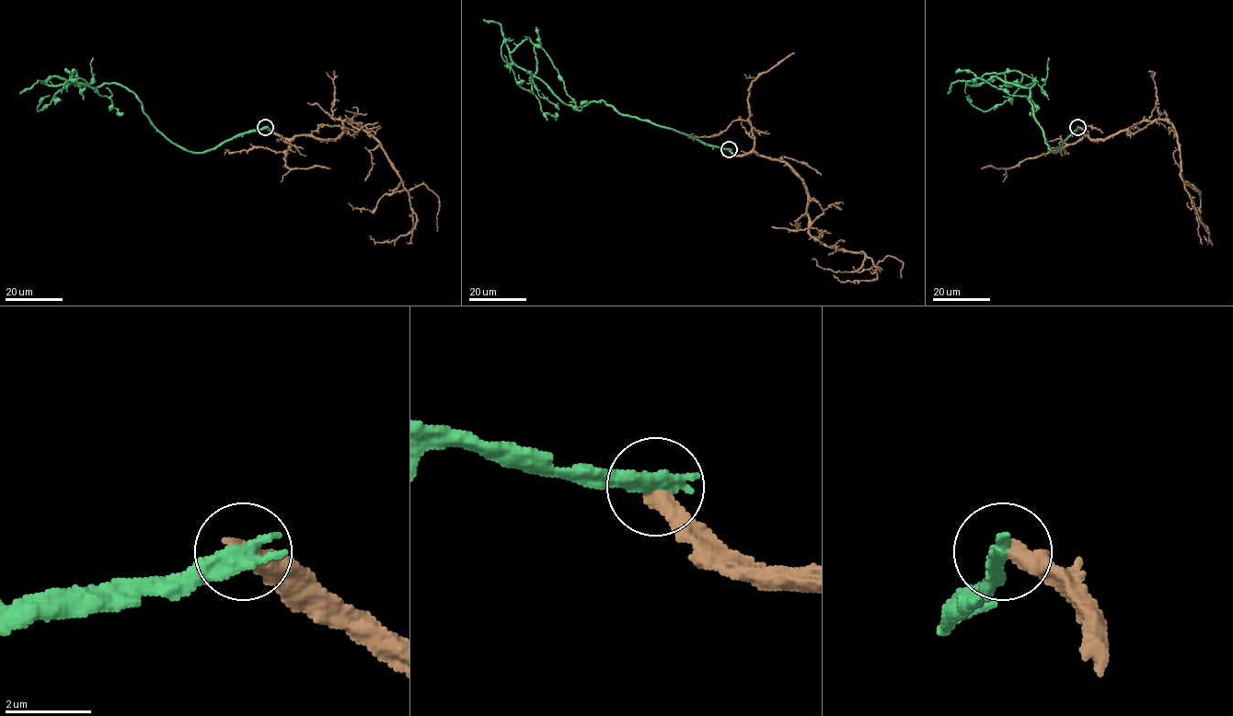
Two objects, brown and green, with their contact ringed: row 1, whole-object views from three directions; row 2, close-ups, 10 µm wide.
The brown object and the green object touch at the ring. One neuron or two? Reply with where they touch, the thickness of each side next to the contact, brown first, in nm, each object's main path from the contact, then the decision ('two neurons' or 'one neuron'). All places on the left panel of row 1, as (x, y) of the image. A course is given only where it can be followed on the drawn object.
at (265, 127); 420 nm thick on the brown side, 480 nm on the other; brown runs (265, 127), (335, 139), (345, 119), (357, 122), (398, 176), (395, 192), (422, 184), (438, 197), (436, 231); green runs (265, 127), (190, 152), (157, 129), (132, 92), (110, 83), (85, 86), (70, 80), (71, 73), (123, 113); two neurons

